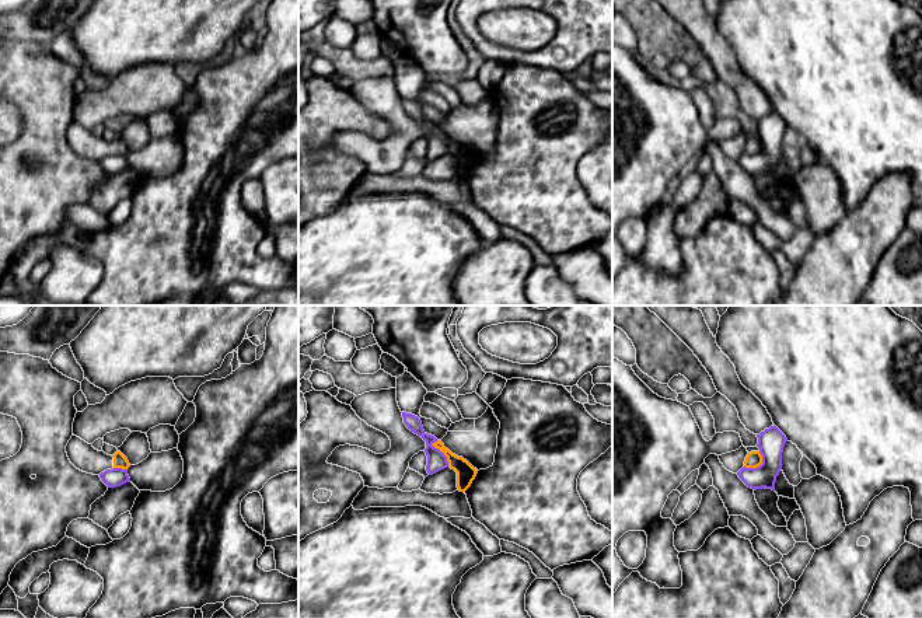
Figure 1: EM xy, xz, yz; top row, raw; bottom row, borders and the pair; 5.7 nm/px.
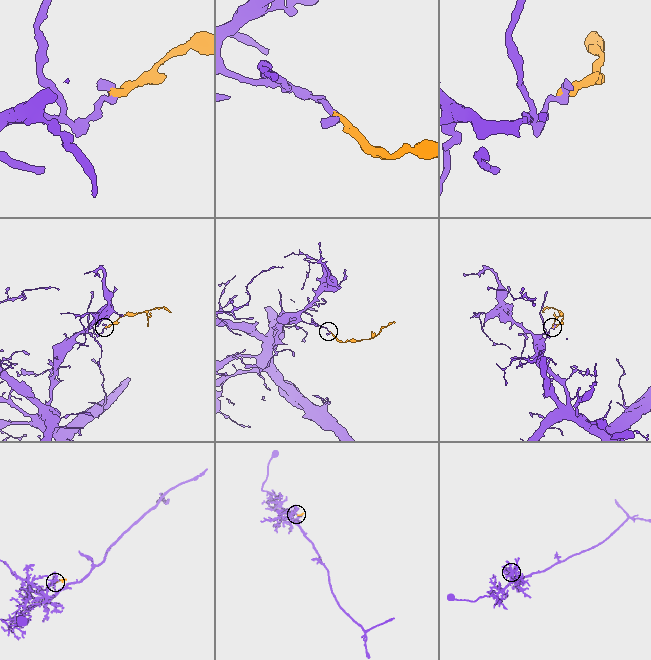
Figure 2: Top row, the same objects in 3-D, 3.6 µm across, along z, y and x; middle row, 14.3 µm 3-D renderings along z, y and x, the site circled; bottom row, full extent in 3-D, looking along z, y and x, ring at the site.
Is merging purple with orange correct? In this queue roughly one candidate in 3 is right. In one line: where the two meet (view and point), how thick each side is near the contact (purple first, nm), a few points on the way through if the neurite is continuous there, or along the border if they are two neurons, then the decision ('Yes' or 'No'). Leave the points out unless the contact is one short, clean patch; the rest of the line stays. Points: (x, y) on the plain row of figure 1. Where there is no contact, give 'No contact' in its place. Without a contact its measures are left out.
Touches purple at xz (442, 139). Thickness 110 nm (purple) against 110 nm. Boundary: xz (433, 128), (432, 131), (446, 143), (449, 152). No

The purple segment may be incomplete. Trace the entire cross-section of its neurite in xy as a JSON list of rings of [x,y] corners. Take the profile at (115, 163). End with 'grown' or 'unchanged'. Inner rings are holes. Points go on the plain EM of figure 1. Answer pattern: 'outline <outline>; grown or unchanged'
outline [[[122,154],[106,156],[99,160],[99,164],[108,174],[116,174],[126,168],[130,168],[128,156],[122,156]]]; unchanged

